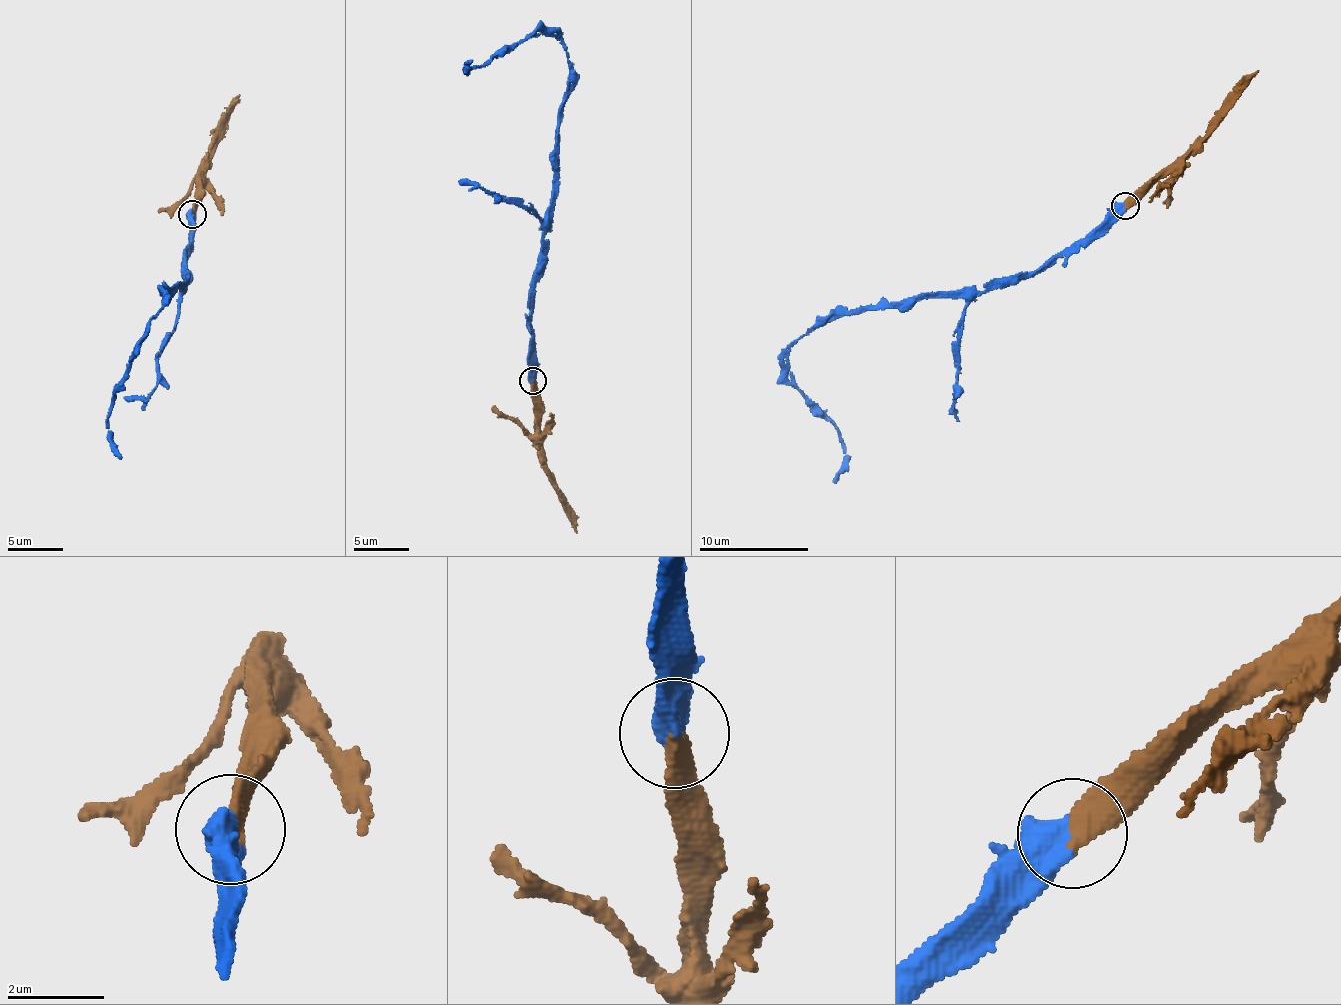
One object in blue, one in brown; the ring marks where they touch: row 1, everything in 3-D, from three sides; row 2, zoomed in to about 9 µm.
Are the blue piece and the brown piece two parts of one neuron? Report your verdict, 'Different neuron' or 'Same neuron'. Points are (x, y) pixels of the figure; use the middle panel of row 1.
Same neuron

